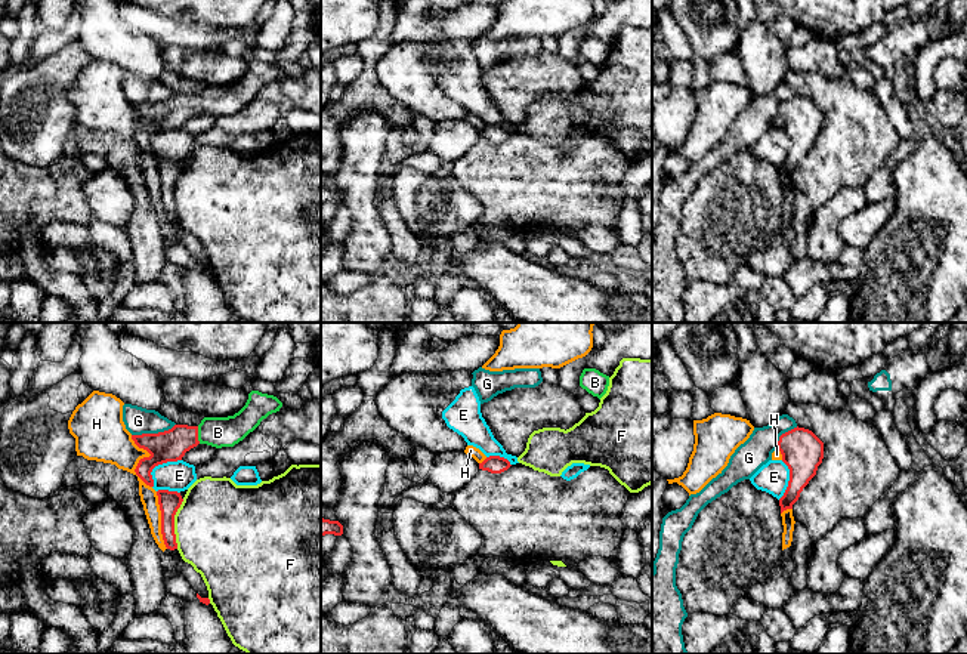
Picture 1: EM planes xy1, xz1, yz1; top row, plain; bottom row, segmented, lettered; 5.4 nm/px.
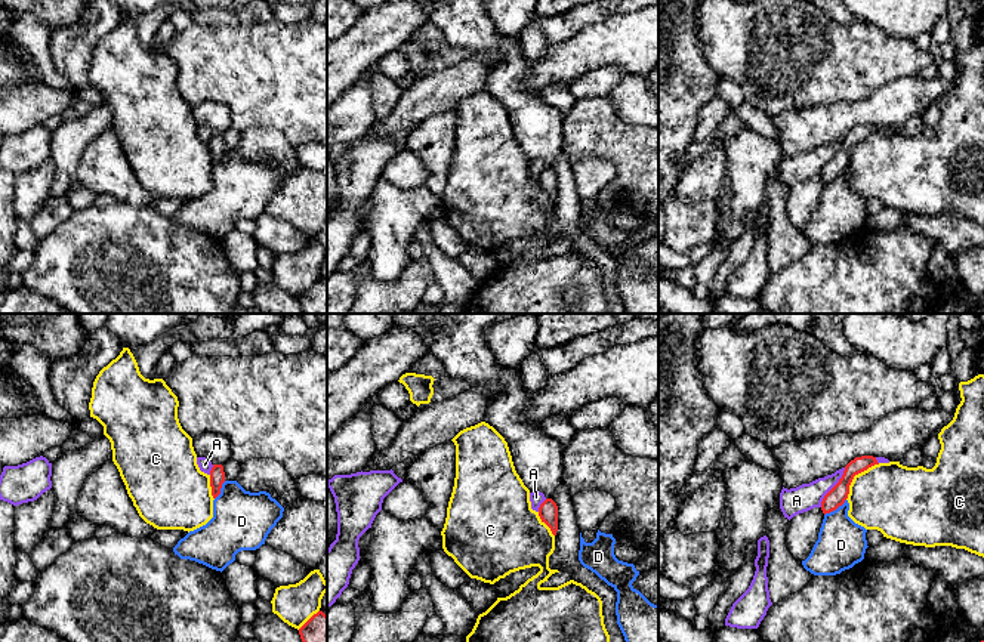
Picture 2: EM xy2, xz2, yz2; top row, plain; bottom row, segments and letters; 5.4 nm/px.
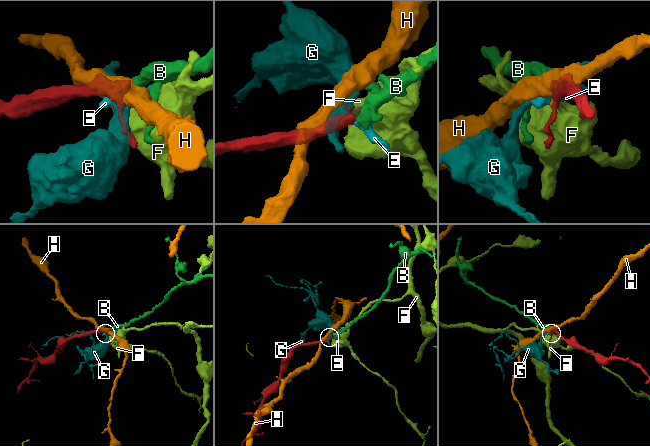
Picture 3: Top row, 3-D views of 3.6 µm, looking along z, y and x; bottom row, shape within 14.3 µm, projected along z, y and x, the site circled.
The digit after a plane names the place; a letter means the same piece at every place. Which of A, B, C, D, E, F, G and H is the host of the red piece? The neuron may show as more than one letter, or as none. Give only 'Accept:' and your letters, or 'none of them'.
Accept: B

